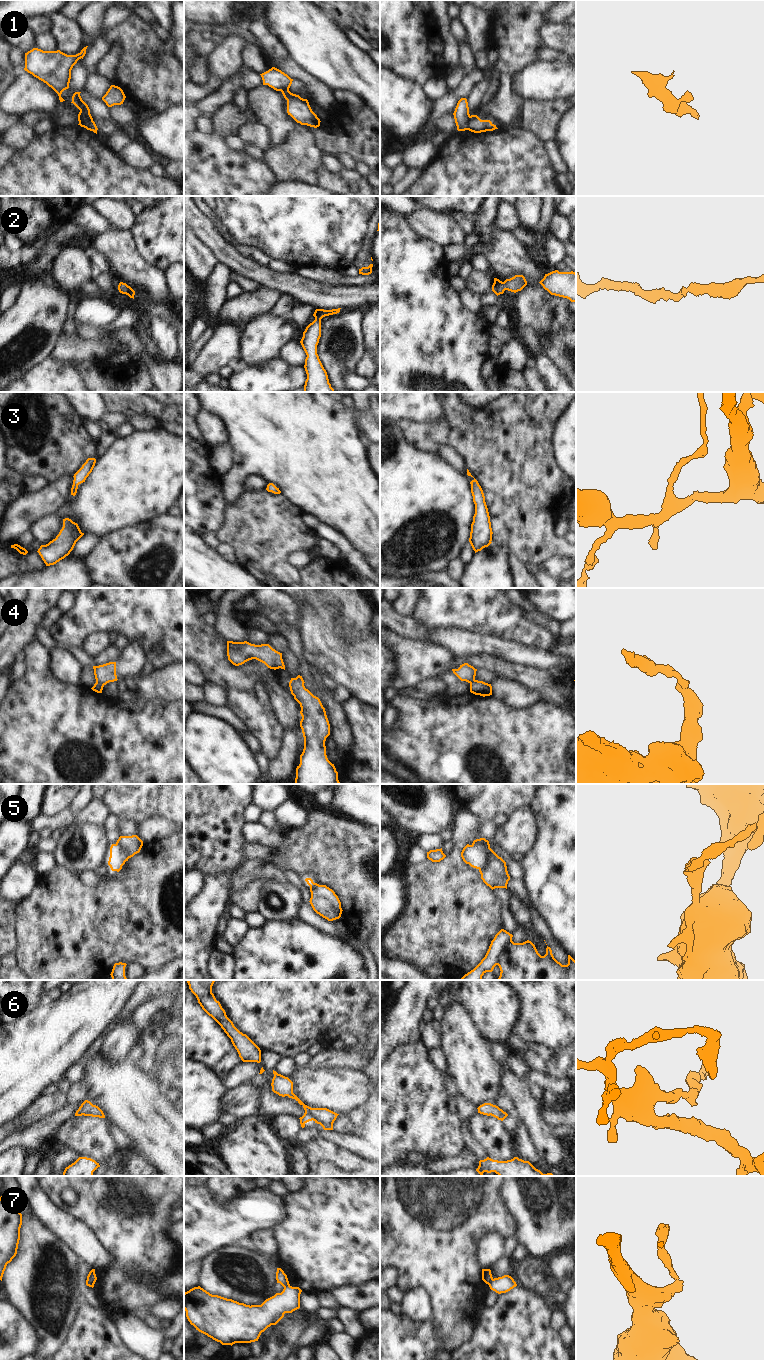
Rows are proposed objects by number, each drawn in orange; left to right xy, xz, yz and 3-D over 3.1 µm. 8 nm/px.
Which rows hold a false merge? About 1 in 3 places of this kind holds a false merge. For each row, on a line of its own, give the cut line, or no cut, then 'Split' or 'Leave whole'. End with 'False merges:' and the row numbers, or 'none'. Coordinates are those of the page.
1: Split along yz (470, 116), (467, 129). Split
2: No split. Leave whole
3: No split. Leave whole
4: Split along xy (96, 681), (103, 685). Split
5: Split along yz (471, 845), (481, 846), (485, 850), (486, 862), (479, 869). Split
6: No split. Leave whole
7: Split along yz (492, 1278), (488, 1284). Split
False merges: 1, 4, 5, 7.

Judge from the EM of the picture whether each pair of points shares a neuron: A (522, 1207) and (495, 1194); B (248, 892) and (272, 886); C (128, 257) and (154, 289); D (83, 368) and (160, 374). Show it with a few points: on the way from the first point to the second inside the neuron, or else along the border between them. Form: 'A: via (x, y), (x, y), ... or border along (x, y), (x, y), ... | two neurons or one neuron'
A: border along (502, 1186), (502, 1195), (506, 1206), (515, 1218) | two neurons
B: border along (260, 881), (260, 891), (257, 899), (258, 910) | two neurons
C: via (130, 265), (146, 281) | one neuron
D: border along (137, 361), (146, 367), (152, 381) | two neurons

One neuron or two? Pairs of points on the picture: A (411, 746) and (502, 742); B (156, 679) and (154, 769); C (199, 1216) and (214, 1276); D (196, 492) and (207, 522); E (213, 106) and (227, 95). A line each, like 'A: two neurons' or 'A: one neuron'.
A: one neuron
B: two neurons
C: two neurons
D: one neuron
E: one neuron

